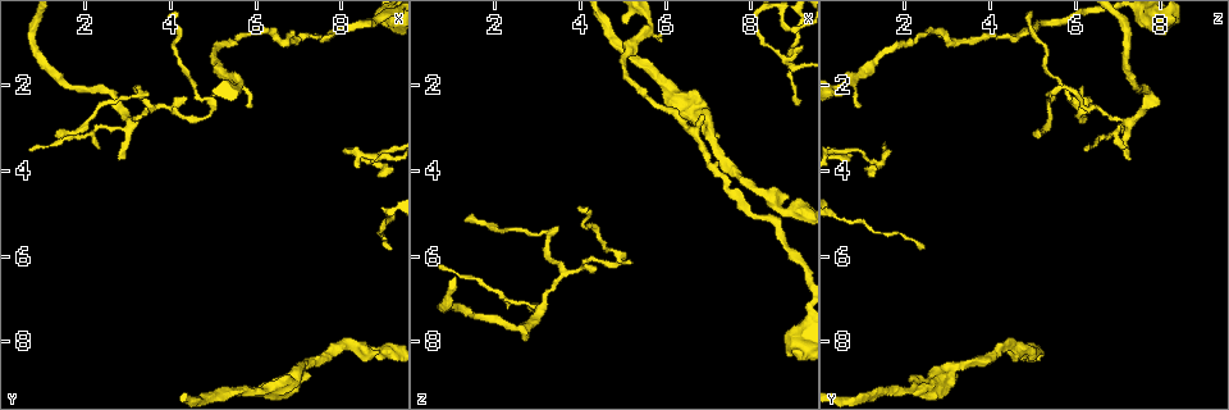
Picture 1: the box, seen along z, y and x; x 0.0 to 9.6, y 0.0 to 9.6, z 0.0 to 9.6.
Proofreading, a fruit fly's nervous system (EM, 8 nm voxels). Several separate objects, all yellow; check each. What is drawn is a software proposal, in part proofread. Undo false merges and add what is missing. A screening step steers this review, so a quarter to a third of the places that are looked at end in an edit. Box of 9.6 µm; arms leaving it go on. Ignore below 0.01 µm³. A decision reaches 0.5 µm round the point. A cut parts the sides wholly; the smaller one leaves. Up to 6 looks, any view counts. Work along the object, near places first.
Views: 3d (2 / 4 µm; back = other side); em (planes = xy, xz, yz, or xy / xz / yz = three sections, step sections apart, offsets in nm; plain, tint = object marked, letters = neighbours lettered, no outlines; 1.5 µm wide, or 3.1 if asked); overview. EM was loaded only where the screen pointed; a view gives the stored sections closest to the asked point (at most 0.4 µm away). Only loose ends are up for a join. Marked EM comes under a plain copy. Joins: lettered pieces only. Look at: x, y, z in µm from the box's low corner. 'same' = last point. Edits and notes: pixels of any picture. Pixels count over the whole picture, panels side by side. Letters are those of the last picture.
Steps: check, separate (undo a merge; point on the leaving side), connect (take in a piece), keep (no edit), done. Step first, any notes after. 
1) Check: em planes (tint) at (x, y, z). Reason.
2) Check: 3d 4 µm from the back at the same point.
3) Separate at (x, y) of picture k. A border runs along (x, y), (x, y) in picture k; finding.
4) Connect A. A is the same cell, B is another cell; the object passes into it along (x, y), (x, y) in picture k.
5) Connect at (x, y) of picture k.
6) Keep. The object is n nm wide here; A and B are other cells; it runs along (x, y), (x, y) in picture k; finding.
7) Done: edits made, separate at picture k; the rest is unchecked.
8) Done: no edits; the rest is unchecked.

Check: em planes (letters) at (2.80, 3.70, 7.20). Branch stops here.

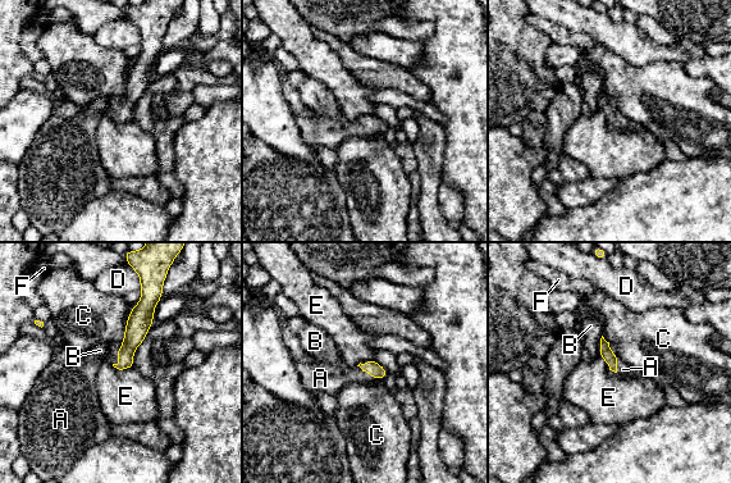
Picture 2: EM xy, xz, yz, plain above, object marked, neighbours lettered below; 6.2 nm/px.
Connect A. A is the same cell, B, C, D, E and F are other cells; the object passes into it along (371, 367), (366, 372), (328, 378) in picture 2; it goes on there.

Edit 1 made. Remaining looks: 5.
Check: em xz step 4 (tint) at (5.70, 2.00, 0.60). Sharp bend.

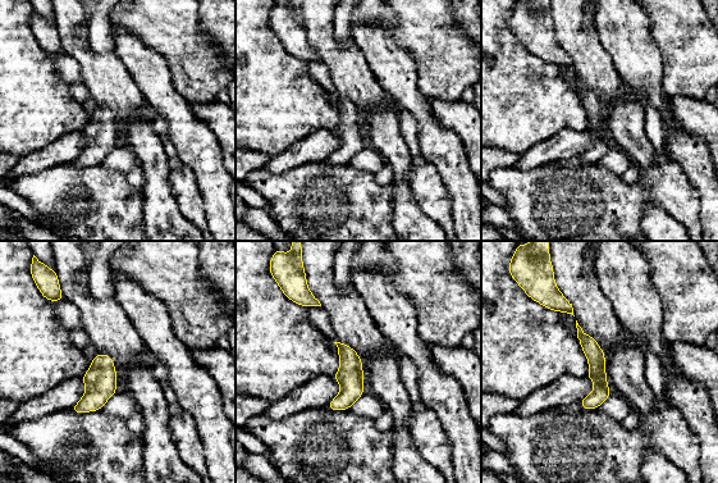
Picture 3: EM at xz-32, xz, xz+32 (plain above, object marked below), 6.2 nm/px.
Check: em planes (letters) at the same point. Another direction.

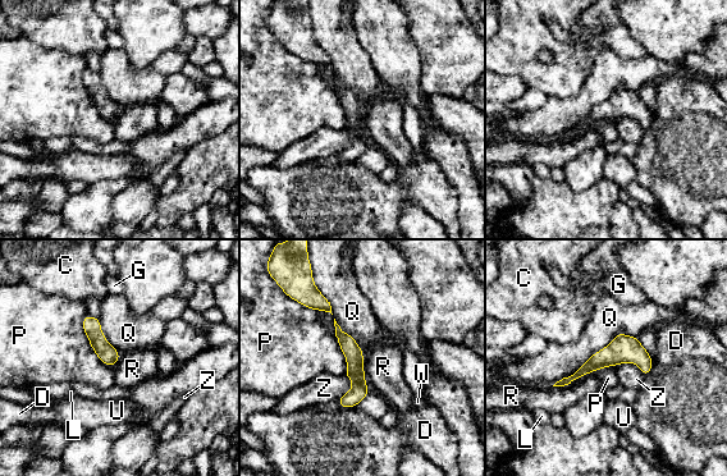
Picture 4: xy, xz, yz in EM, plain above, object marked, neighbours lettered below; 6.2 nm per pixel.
Keep. C, D, G, L, P, Q, R, U, W and Z are other cells; continuous, no second neuron.

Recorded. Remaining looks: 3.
Check: em planes (letters) at (8.95, 3.95, 1.40). Sharp bend.

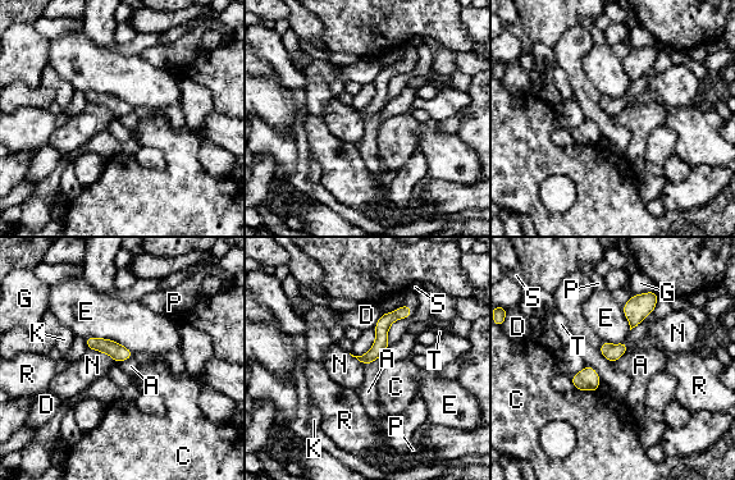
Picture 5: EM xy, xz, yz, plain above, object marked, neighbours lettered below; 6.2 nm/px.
Keep. The object is 90 nm wide here; A, C, D, E, G, K, N, P, R, S and T are other cells; it runs along (406, 307), (365, 361) in picture 5; all the same neuron.

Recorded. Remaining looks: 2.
Done: edits made, connect at picture 2; the rest is unchecked.

